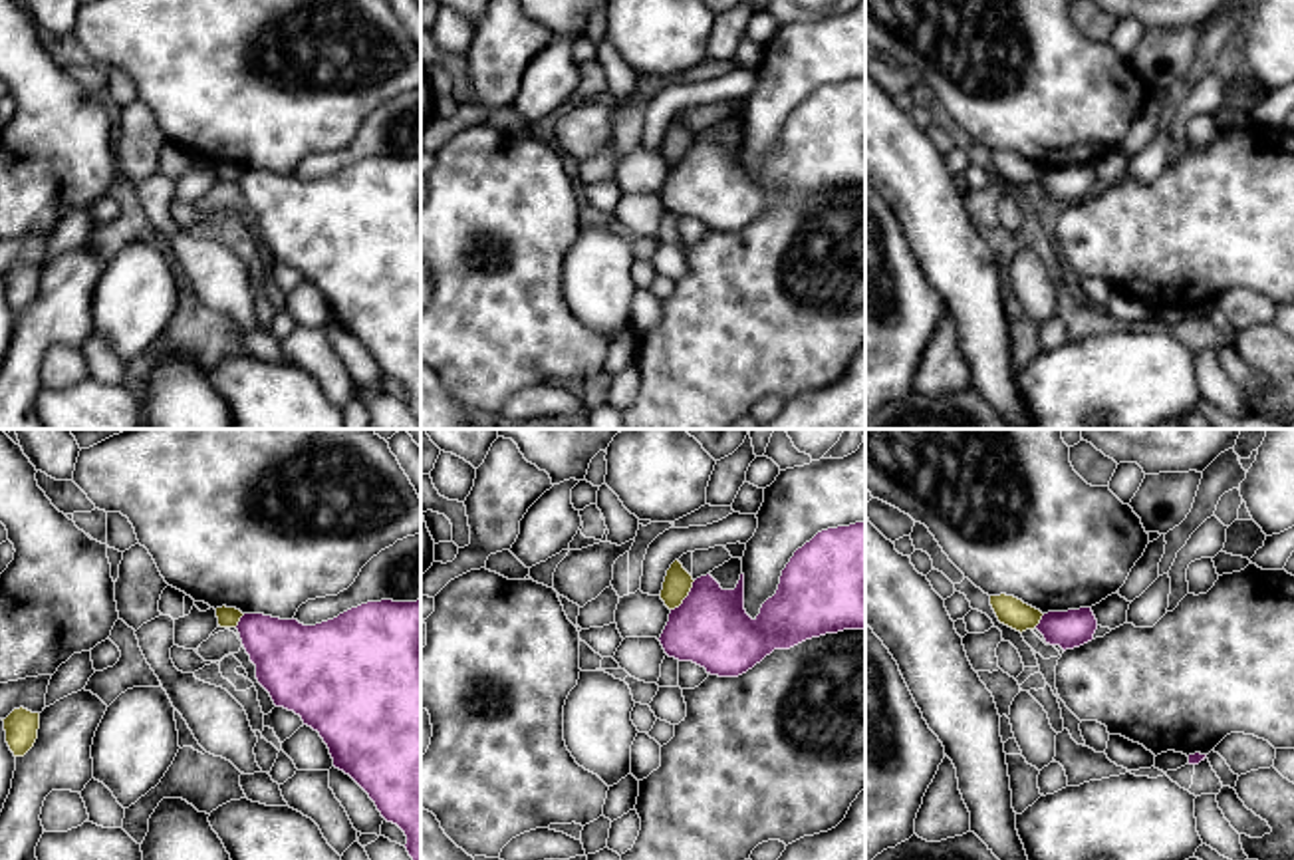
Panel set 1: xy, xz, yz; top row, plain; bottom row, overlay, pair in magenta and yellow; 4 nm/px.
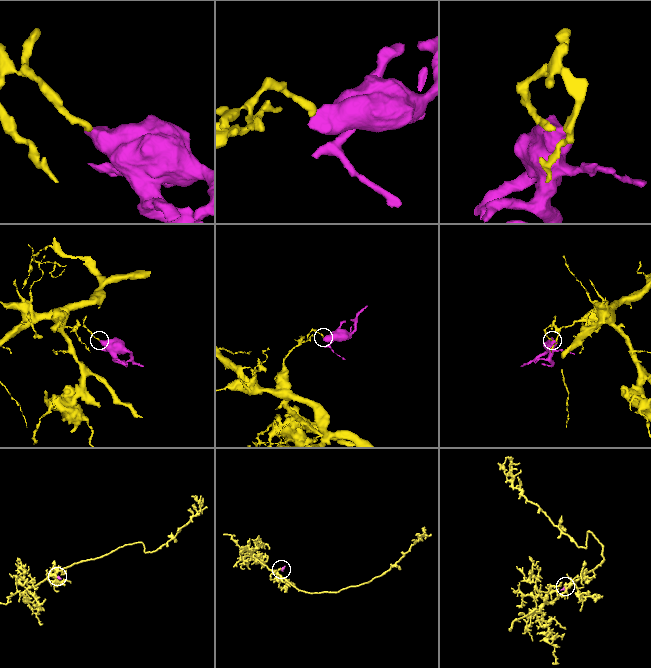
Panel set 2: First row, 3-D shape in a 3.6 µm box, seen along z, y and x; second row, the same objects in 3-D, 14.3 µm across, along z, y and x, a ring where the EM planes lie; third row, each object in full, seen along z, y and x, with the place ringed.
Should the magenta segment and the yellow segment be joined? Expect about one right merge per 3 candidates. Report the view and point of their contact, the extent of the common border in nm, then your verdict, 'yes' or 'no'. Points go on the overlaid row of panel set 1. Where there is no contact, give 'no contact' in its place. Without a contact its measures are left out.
meets magenta in xz at (687, 596); contact 160 nm long; no

